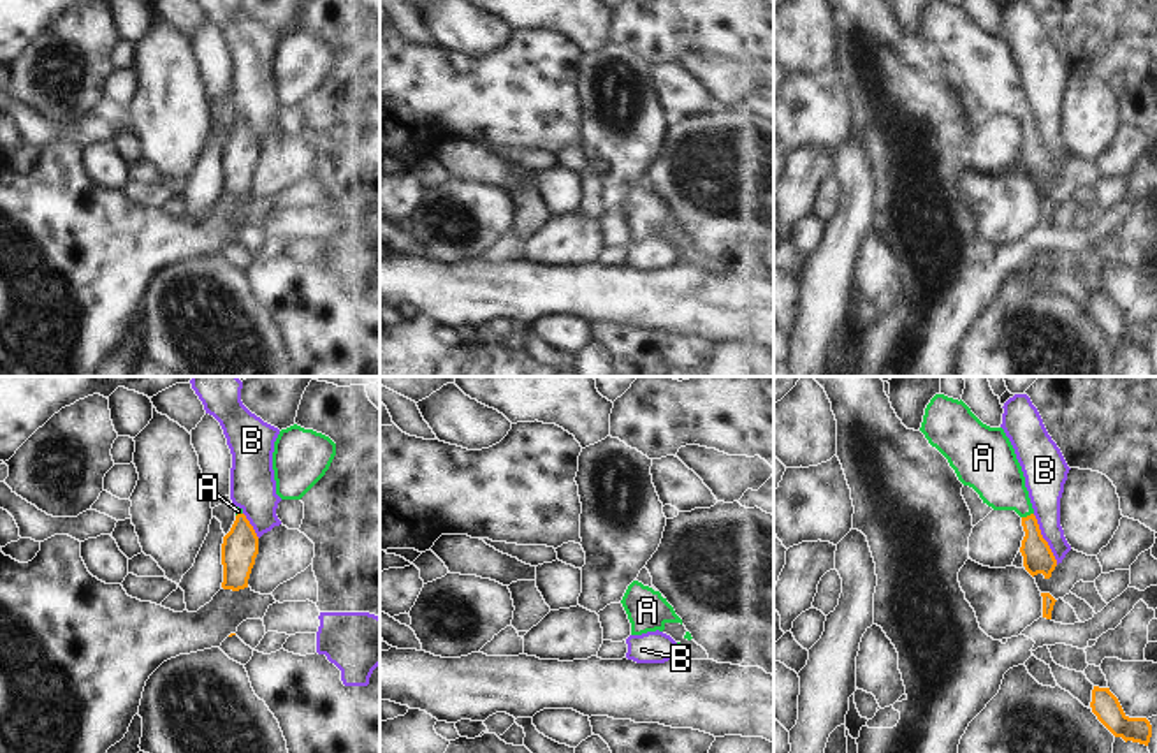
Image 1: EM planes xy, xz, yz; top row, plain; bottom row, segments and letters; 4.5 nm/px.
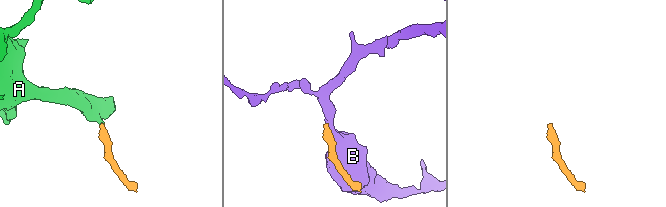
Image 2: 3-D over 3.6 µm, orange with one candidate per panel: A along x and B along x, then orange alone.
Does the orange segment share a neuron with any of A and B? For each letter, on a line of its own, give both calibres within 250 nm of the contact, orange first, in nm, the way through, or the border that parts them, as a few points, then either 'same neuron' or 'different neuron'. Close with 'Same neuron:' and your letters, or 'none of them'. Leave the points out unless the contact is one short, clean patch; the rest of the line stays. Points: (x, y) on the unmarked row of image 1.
A: 140/240 nm | across yz (1038, 164), (1027, 122), (1024, 113), (994, 80) | same neuron
B: 140/170 nm | along yz (1033, 120), (1057, 169) | different neuron
Same neuron: A

